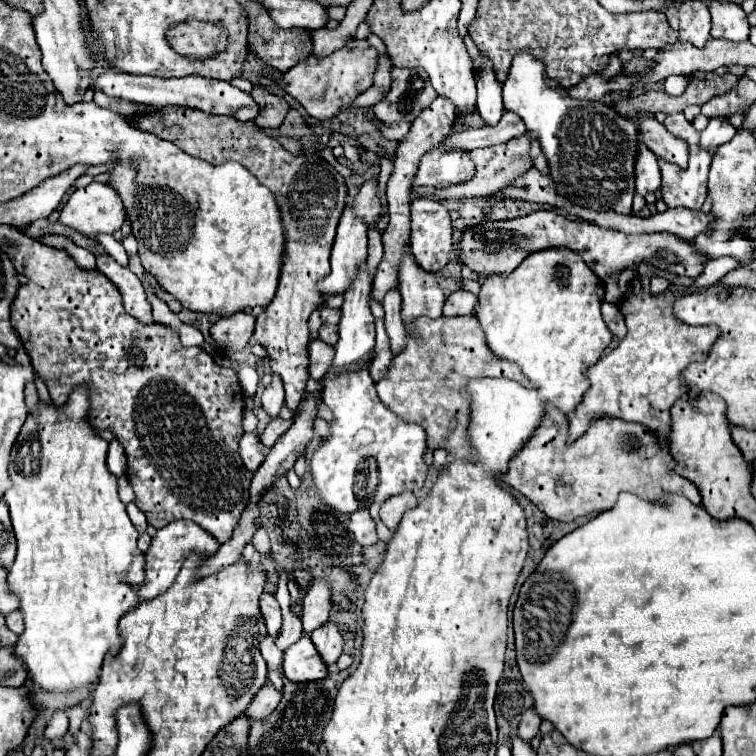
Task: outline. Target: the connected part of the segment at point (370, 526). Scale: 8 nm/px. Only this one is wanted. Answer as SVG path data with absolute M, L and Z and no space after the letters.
M363 509L359 513L351 515L349 521L349 533L361 547L371 547L377 543L377 533L375 533L375 521L371 519L369 511Z

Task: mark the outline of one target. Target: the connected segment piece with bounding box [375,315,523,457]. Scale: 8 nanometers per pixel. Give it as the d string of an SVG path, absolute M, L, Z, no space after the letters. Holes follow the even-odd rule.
M417 317L411 321L411 331L407 331L405 339L405 349L393 355L385 377L375 383L381 403L399 417L421 425L427 433L429 449L445 447L453 453L453 457L469 457L471 447L465 441L469 425L469 405L465 393L467 381L471 377L485 375L523 381L519 367L491 357L477 317ZM453 417L457 419L457 427L455 431L449 431Z

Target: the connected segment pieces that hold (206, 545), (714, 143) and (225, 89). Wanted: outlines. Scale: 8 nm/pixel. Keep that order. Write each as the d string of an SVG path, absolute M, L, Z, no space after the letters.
M173 521L167 527L159 529L157 535L151 541L149 551L145 553L145 581L141 585L135 585L135 593L139 599L145 597L153 597L155 593L163 593L163 589L169 589L175 581L175 577L179 575L179 569L183 565L183 557L187 557L187 553L195 551L195 553L215 553L219 549L219 543L205 531L199 529L193 521Z
M715 117L709 119L709 125L701 131L701 139L699 139L699 147L701 149L711 149L711 147L719 147L727 141L731 141L735 137L737 129L731 127L723 117Z
M105 71L91 83L93 91L101 91L109 97L115 99L125 99L141 105L151 105L151 107L163 107L163 105L187 105L201 109L205 113L219 113L219 115L233 115L241 121L255 119L259 113L259 105L251 99L249 93L243 93L241 89L233 87L229 81L221 79L211 79L211 77L201 77L201 75L187 75L179 79L159 79L159 77L137 77L137 75L127 75L119 71Z

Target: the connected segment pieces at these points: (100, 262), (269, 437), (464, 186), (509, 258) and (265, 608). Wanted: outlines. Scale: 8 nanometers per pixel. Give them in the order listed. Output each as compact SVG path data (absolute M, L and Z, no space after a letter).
M105 251L95 253L95 257L97 257L97 271L101 271L103 275L107 275L109 281L119 289L127 313L133 315L137 321L151 323L151 321L153 321L151 305L147 303L147 297L145 297L141 279L139 279L135 273L131 273L129 269L121 267L121 265L119 265L109 253L105 253Z
M273 417L269 421L269 425L265 427L265 431L261 433L261 443L265 447L271 447L275 445L275 441L293 425L293 417L291 419L281 419L281 417Z
M527 135L515 137L507 143L501 145L491 145L491 147L481 147L469 151L471 161L475 163L475 175L461 183L461 185L451 185L447 189L435 189L435 187L413 187L411 199L415 197L437 197L437 199L455 199L455 201L467 201L475 197L491 197L501 193L505 187L509 187L517 177L525 175L531 169L531 157L529 157L529 145L531 139Z
M535 211L525 217L505 219L505 221L485 221L475 227L463 229L461 235L461 251L459 251L459 265L469 267L479 273L481 279L491 275L509 275L519 263L537 253L541 249L551 247L567 247L573 249L583 257L589 269L605 281L611 275L619 275L623 269L631 269L639 263L651 263L659 269L665 269L675 275L685 275L695 279L703 271L705 257L699 257L691 243L679 241L679 237L671 237L667 233L659 235L625 235L615 229L603 229L595 223L587 221L569 221L559 213L553 211Z
M263 593L261 597L261 613L267 625L267 633L271 637L275 637L281 631L281 607L277 603L277 599L269 593Z

